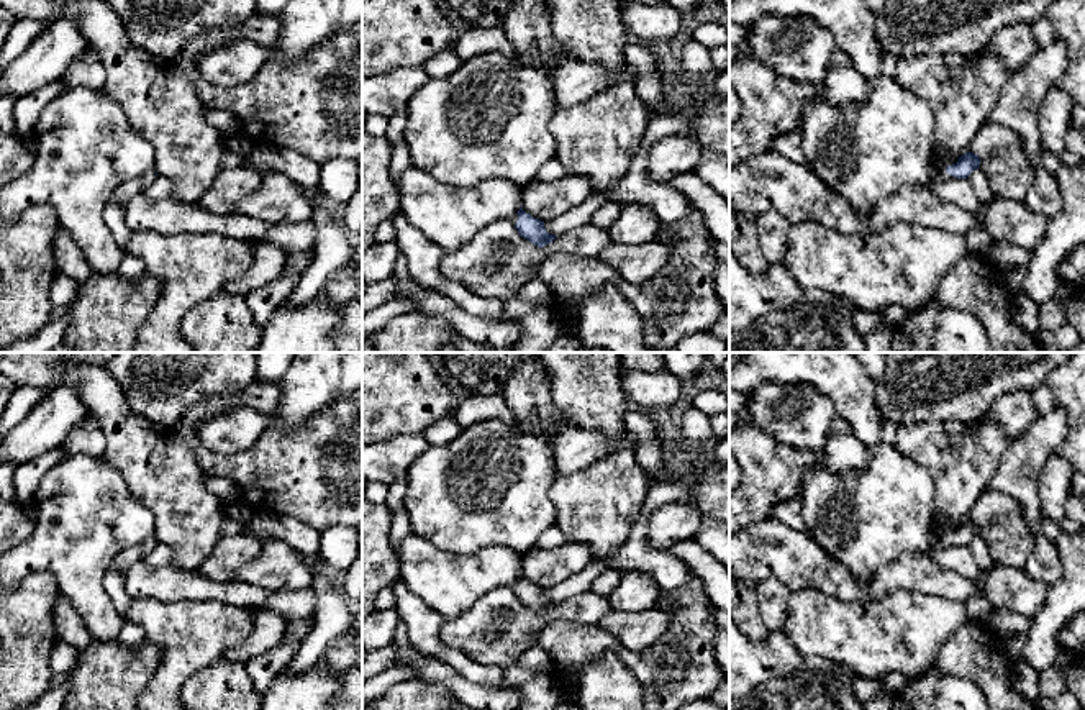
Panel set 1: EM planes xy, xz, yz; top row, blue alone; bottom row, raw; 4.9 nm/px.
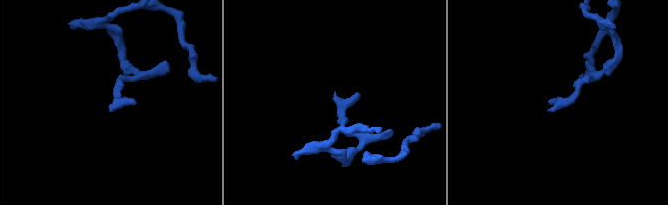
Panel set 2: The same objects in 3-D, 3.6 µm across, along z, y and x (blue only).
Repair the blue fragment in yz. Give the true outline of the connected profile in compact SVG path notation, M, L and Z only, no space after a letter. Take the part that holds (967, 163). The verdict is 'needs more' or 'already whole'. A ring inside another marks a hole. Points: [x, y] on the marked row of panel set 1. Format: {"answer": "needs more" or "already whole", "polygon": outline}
{"answer": "needs more", "polygon": "M965 152L952 166L933 172L933 182L947 182L951 179L967 179L980 166L980 157L974 152Z"}

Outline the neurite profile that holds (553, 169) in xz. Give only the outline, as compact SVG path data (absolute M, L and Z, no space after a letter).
M552 157L538 171L534 182L552 182L561 177L565 177L565 171L562 164Z

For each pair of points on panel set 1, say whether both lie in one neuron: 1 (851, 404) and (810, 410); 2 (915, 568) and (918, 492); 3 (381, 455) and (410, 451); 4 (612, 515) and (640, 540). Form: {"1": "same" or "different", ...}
{"1": "different", "2": "different", "3": "same", "4": "different"}

